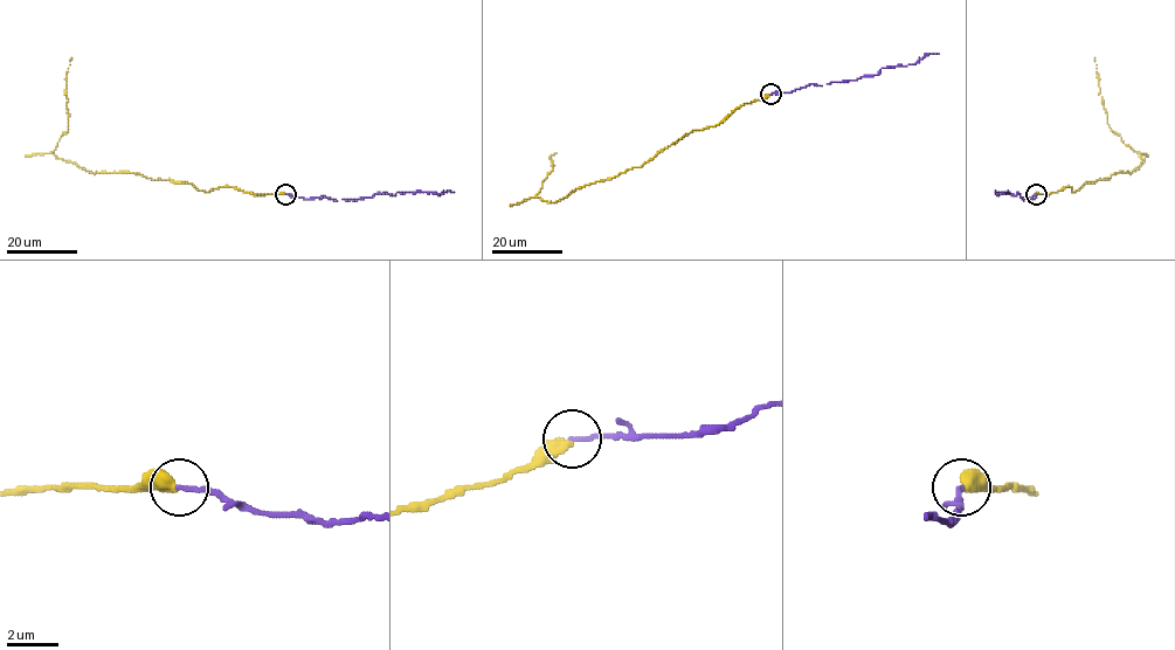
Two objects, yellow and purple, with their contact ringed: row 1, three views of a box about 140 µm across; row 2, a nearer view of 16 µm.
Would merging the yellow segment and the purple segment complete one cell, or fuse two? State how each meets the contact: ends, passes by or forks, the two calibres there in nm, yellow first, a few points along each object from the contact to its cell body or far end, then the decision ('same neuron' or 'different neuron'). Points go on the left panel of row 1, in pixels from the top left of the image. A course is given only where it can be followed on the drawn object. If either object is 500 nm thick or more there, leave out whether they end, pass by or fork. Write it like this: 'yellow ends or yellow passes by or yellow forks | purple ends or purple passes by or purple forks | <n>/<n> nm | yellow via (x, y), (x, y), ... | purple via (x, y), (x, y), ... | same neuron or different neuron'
yellow ends | purple ends | 440/190 nm | yellow via (285, 194), (229, 186), (199, 191), (129, 171), (91, 172), (59, 159), (53, 152), (67, 131), (70, 57) | purple via (285, 194), (337, 200), (377, 193), (455, 192) | same neuron

